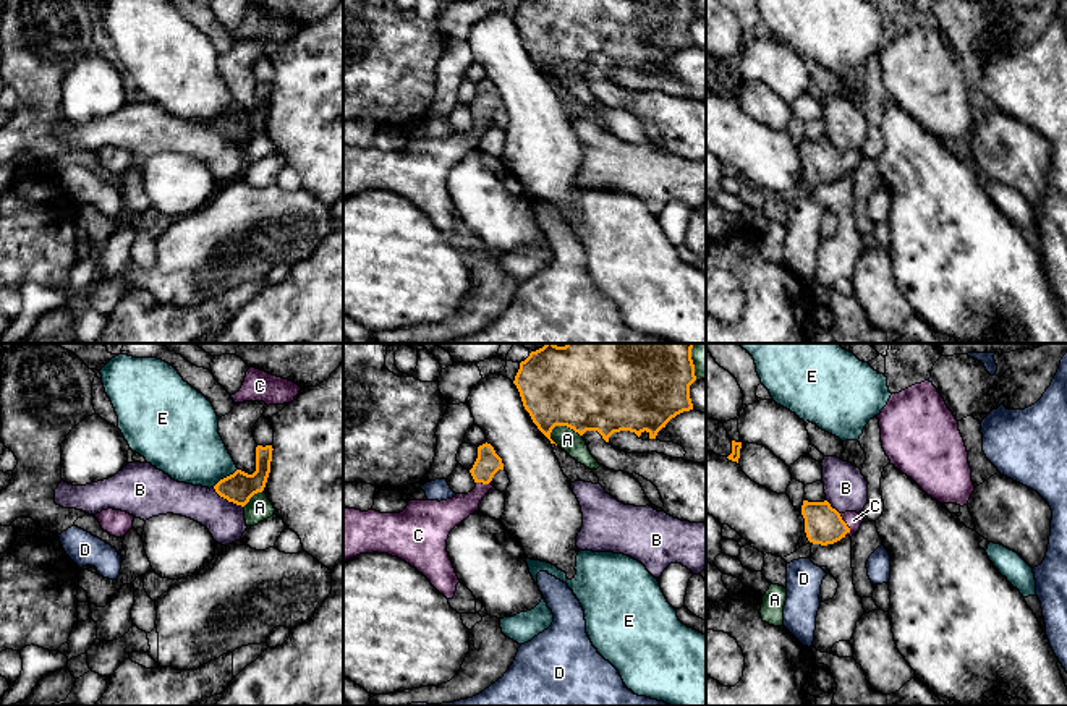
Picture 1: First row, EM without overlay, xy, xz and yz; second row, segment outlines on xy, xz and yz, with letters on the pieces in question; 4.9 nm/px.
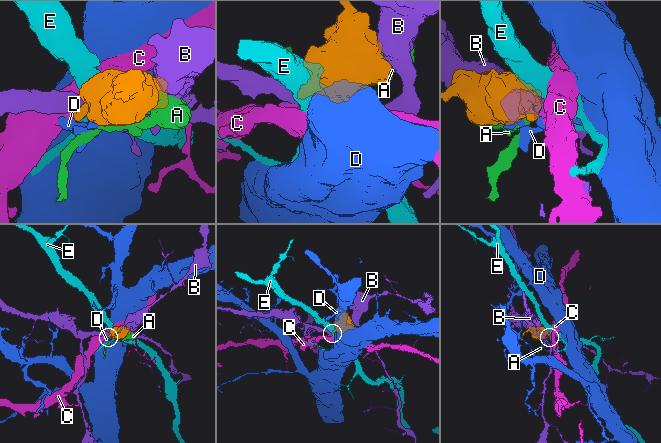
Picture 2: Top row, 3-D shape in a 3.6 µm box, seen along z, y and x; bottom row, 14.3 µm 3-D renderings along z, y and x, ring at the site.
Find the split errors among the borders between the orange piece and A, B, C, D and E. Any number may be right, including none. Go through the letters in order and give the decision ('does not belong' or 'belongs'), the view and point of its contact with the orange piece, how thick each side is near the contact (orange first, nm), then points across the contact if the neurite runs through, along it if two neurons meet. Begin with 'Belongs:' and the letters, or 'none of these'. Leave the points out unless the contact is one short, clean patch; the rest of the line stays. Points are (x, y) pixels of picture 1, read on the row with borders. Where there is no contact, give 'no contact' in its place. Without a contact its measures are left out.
Belongs: C
A: does not belong; meets orange in xz at (565, 425); 460 nm thick on the orange side, 110 nm on the other
B: does not belong; meets orange in xy at (229, 501); 160 nm thick on the orange side, 190 nm on the other
C: belongs; meets orange in yz at (845, 525); 190 nm thick on the orange side, 90 nm on the other; runs through yz (823, 525), (845, 525), (854, 520)
D: does not belong; meets orange in xz at (536, 425); 400 nm thick on the orange side, 20 nm on the other; border along xz (535, 423), (538, 426)
E: does not belong; meets orange in xy at (224, 478); 160 nm thick on the orange side, 340 nm on the other; border along xy (237, 468), (212, 486)

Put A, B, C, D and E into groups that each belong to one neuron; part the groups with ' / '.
A / B / C / D / E

